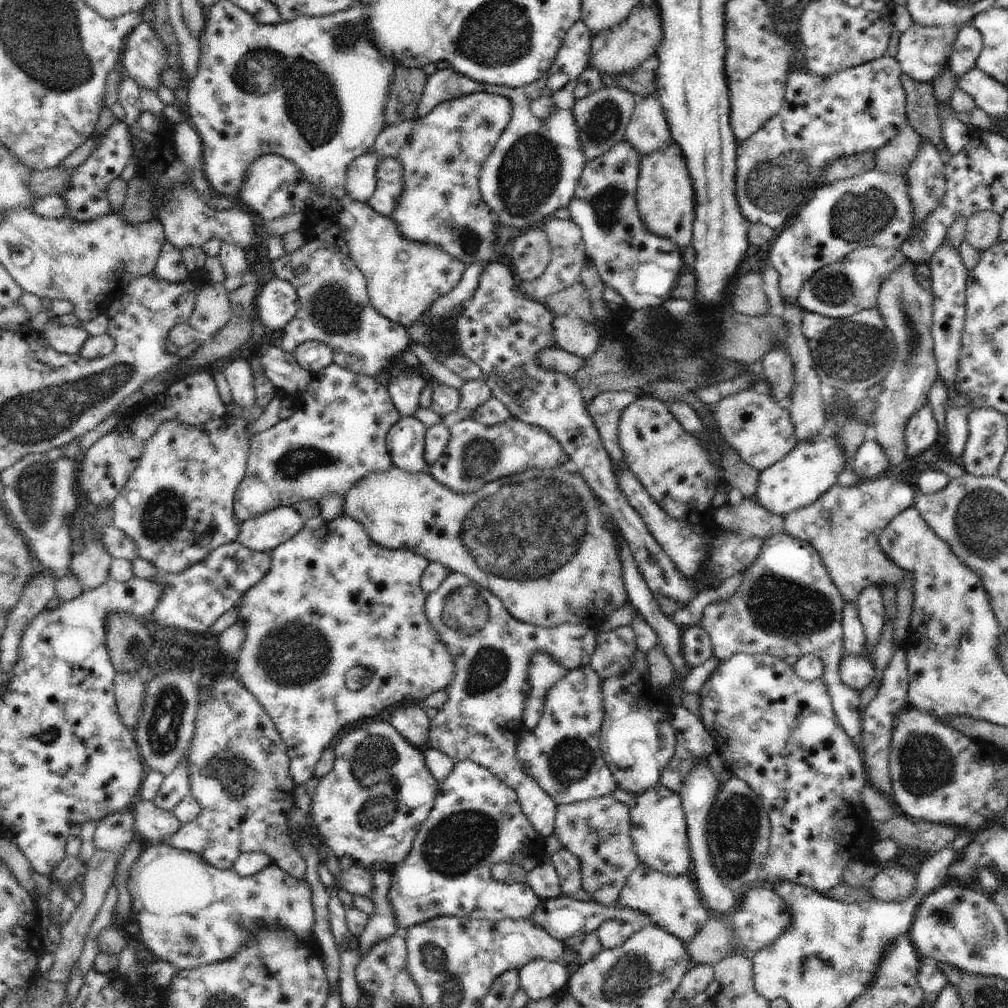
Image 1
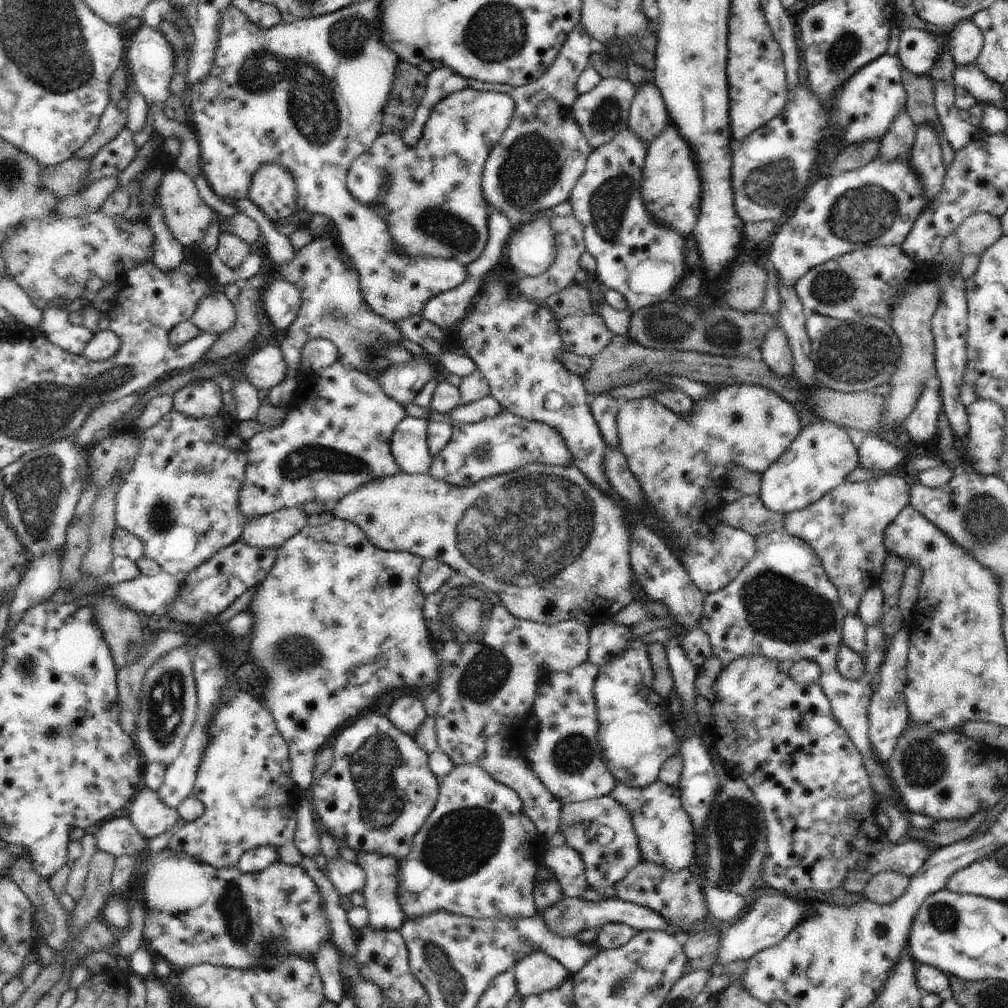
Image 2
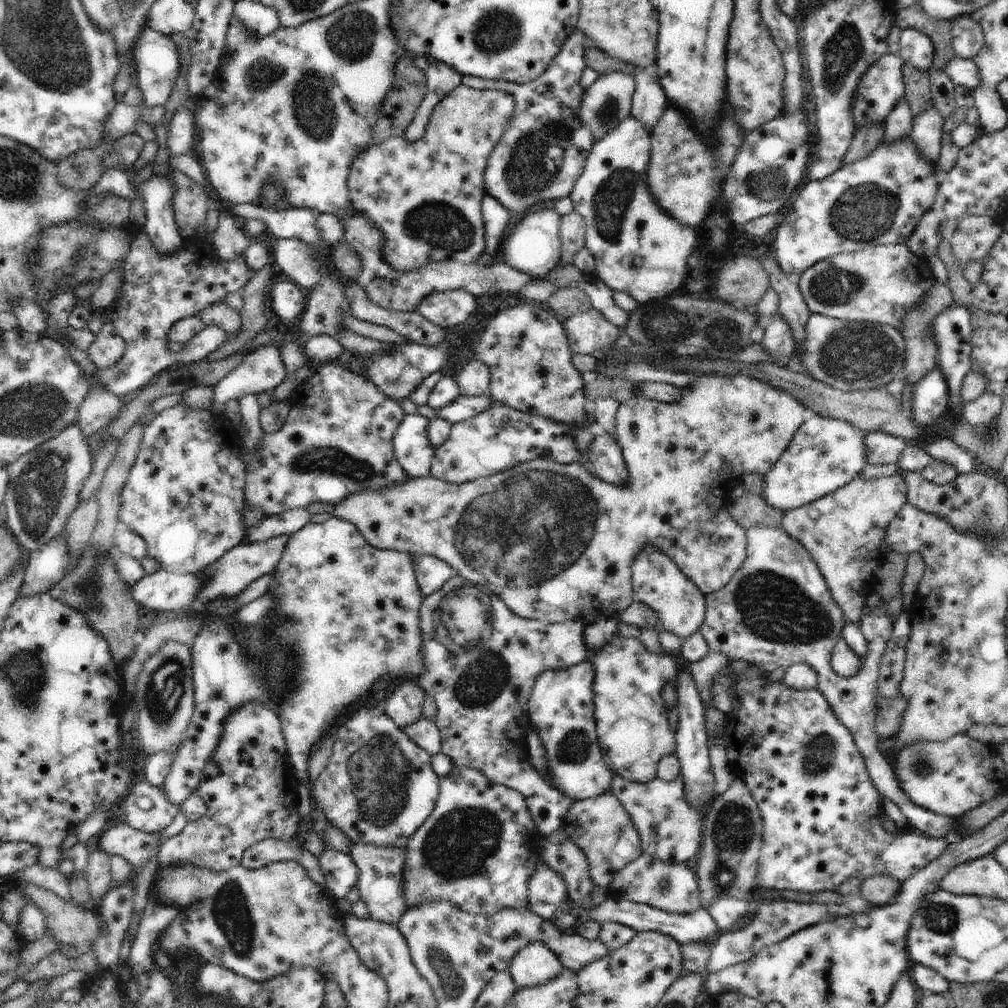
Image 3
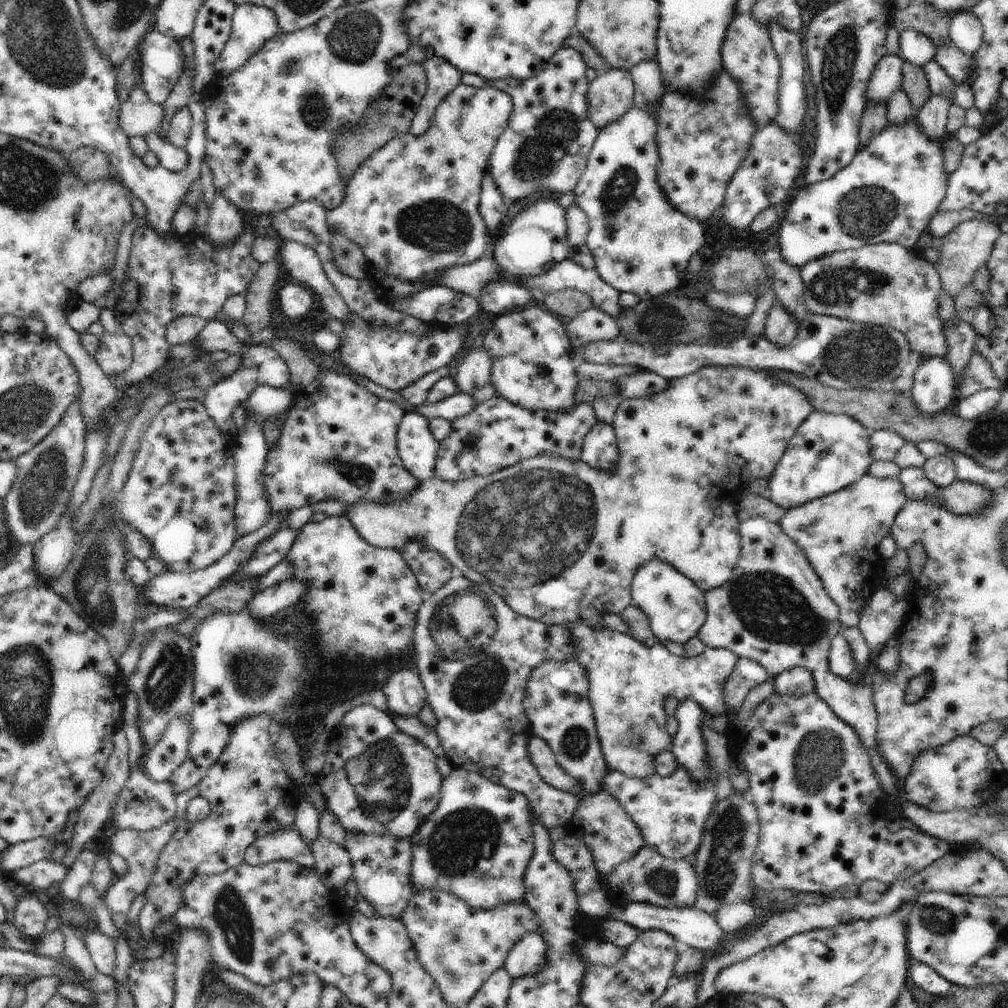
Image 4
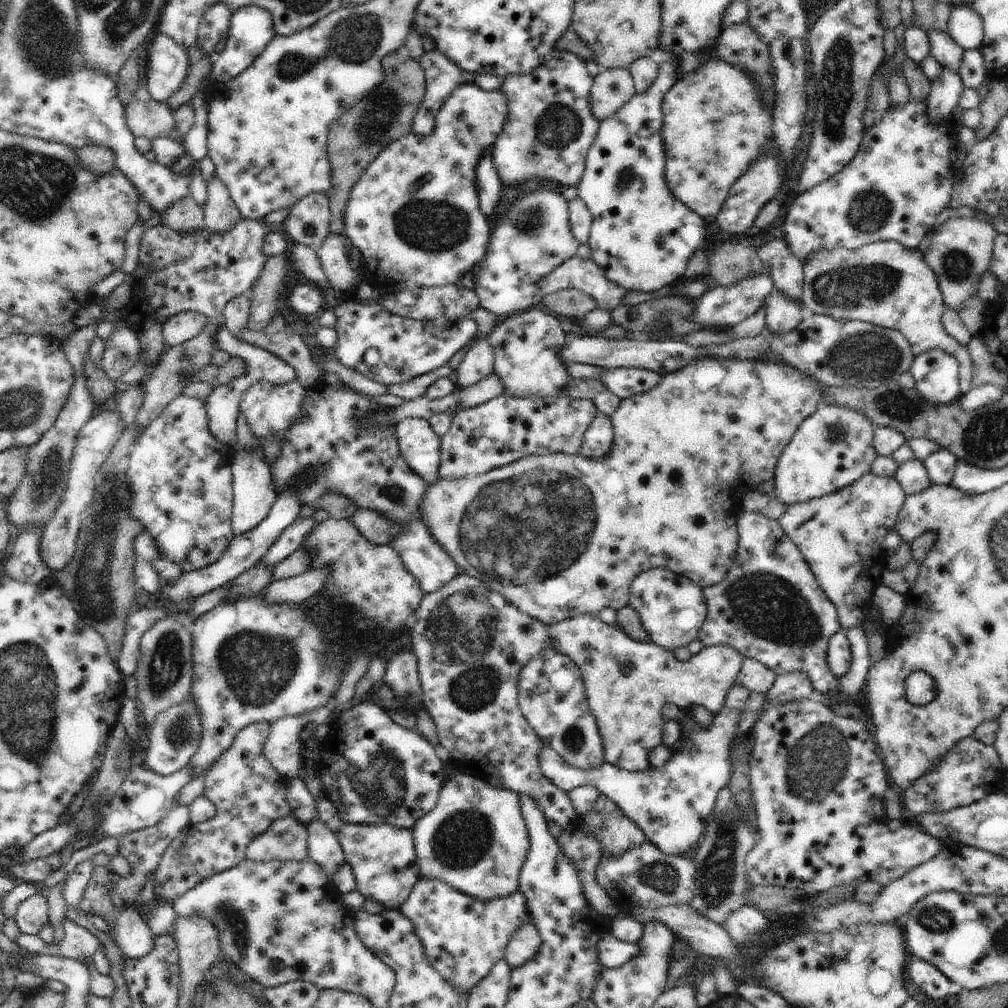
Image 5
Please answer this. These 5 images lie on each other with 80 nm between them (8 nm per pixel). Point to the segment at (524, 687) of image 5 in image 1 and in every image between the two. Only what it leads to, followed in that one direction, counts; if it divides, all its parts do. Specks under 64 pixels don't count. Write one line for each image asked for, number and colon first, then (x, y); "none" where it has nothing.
1: (562, 753)
2: (565, 755)
3: (560, 707)
4: (556, 702)

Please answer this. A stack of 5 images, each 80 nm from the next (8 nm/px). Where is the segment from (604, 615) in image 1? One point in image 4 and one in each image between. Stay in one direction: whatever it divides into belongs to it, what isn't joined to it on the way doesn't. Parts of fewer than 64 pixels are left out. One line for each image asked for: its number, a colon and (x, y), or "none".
2: (553, 547)
3: (555, 543)
4: (559, 541)

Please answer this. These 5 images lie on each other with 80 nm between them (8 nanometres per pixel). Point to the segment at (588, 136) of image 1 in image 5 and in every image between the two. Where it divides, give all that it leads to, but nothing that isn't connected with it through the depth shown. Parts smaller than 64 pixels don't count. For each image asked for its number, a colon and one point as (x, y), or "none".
2: (602, 113)
3: (607, 103)
4: (609, 96)
5: (612, 89)

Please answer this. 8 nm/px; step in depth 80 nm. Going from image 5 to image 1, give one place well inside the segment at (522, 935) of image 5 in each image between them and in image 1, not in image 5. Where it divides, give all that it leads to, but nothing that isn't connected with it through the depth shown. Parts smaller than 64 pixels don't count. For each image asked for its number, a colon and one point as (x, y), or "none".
1: (541, 979)
2: (538, 972)
3: (535, 964)
4: (528, 957)

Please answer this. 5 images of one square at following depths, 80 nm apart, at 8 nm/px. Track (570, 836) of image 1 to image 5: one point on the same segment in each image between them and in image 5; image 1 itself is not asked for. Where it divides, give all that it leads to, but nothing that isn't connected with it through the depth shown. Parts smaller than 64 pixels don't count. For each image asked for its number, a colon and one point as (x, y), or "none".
2: (600, 830)
3: (599, 825)
4: (600, 822)
5: (616, 833)

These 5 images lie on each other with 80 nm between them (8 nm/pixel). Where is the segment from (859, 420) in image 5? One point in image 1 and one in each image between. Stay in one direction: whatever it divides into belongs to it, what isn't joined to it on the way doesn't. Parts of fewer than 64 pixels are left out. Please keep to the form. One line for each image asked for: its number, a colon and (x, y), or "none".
1: (811, 467)
2: (819, 459)
3: (825, 454)
4: (829, 451)

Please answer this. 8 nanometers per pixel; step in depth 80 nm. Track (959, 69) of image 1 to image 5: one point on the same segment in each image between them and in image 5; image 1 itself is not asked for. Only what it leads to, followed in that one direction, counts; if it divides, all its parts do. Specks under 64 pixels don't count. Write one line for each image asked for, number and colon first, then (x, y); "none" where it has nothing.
2: (966, 41)
3: (967, 36)
4: (966, 32)
5: (965, 26)

